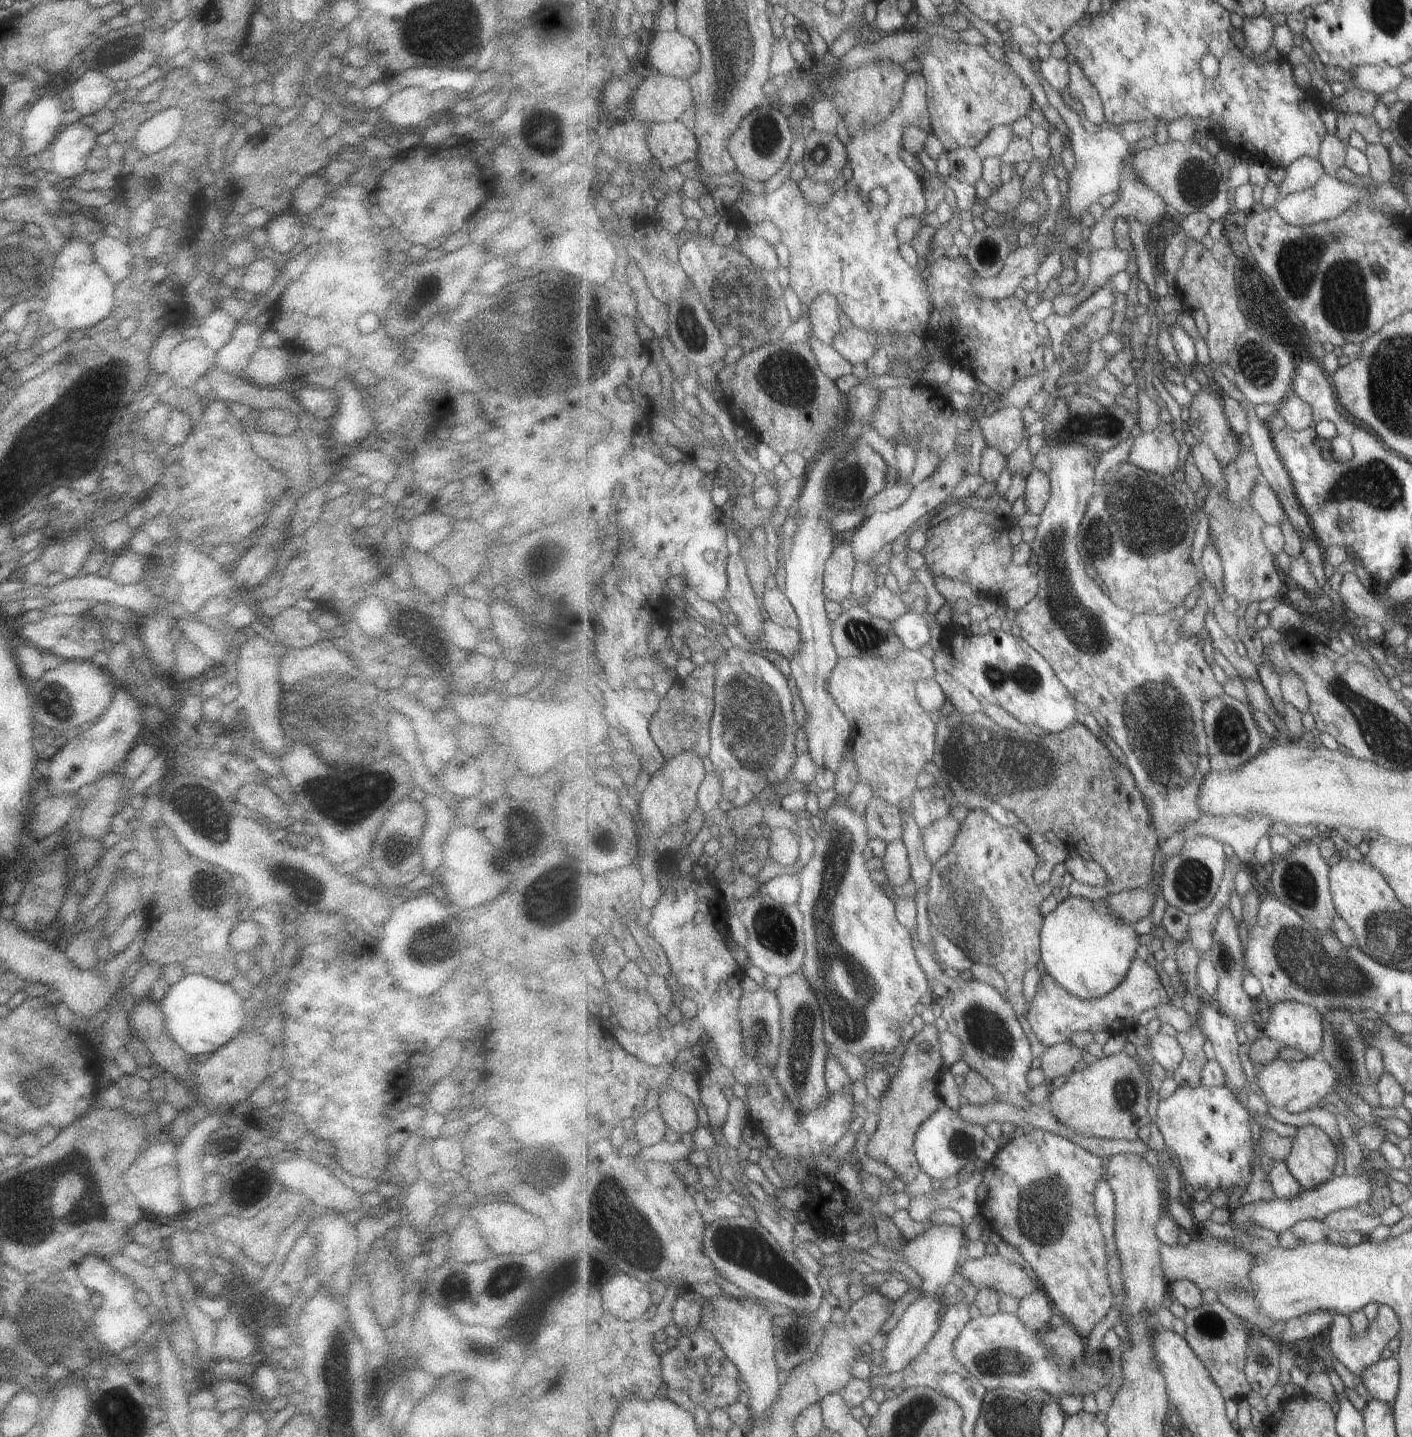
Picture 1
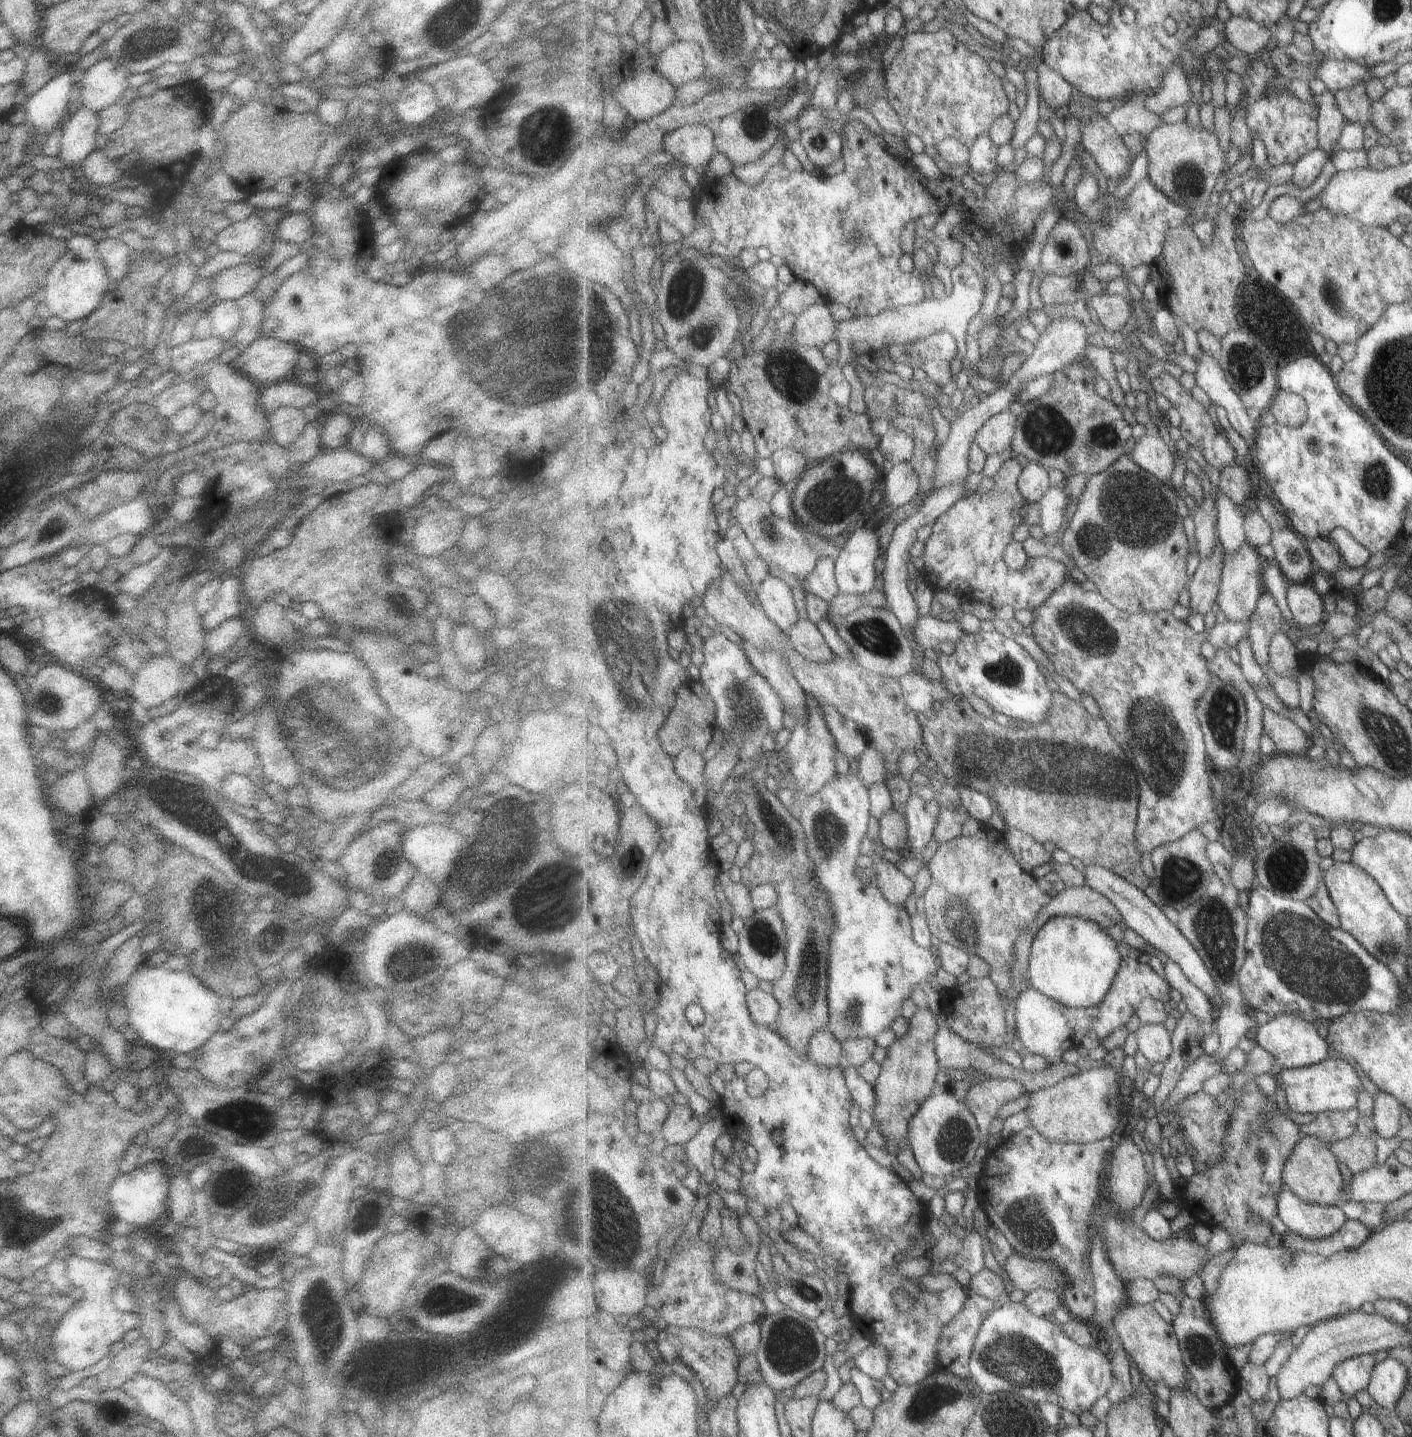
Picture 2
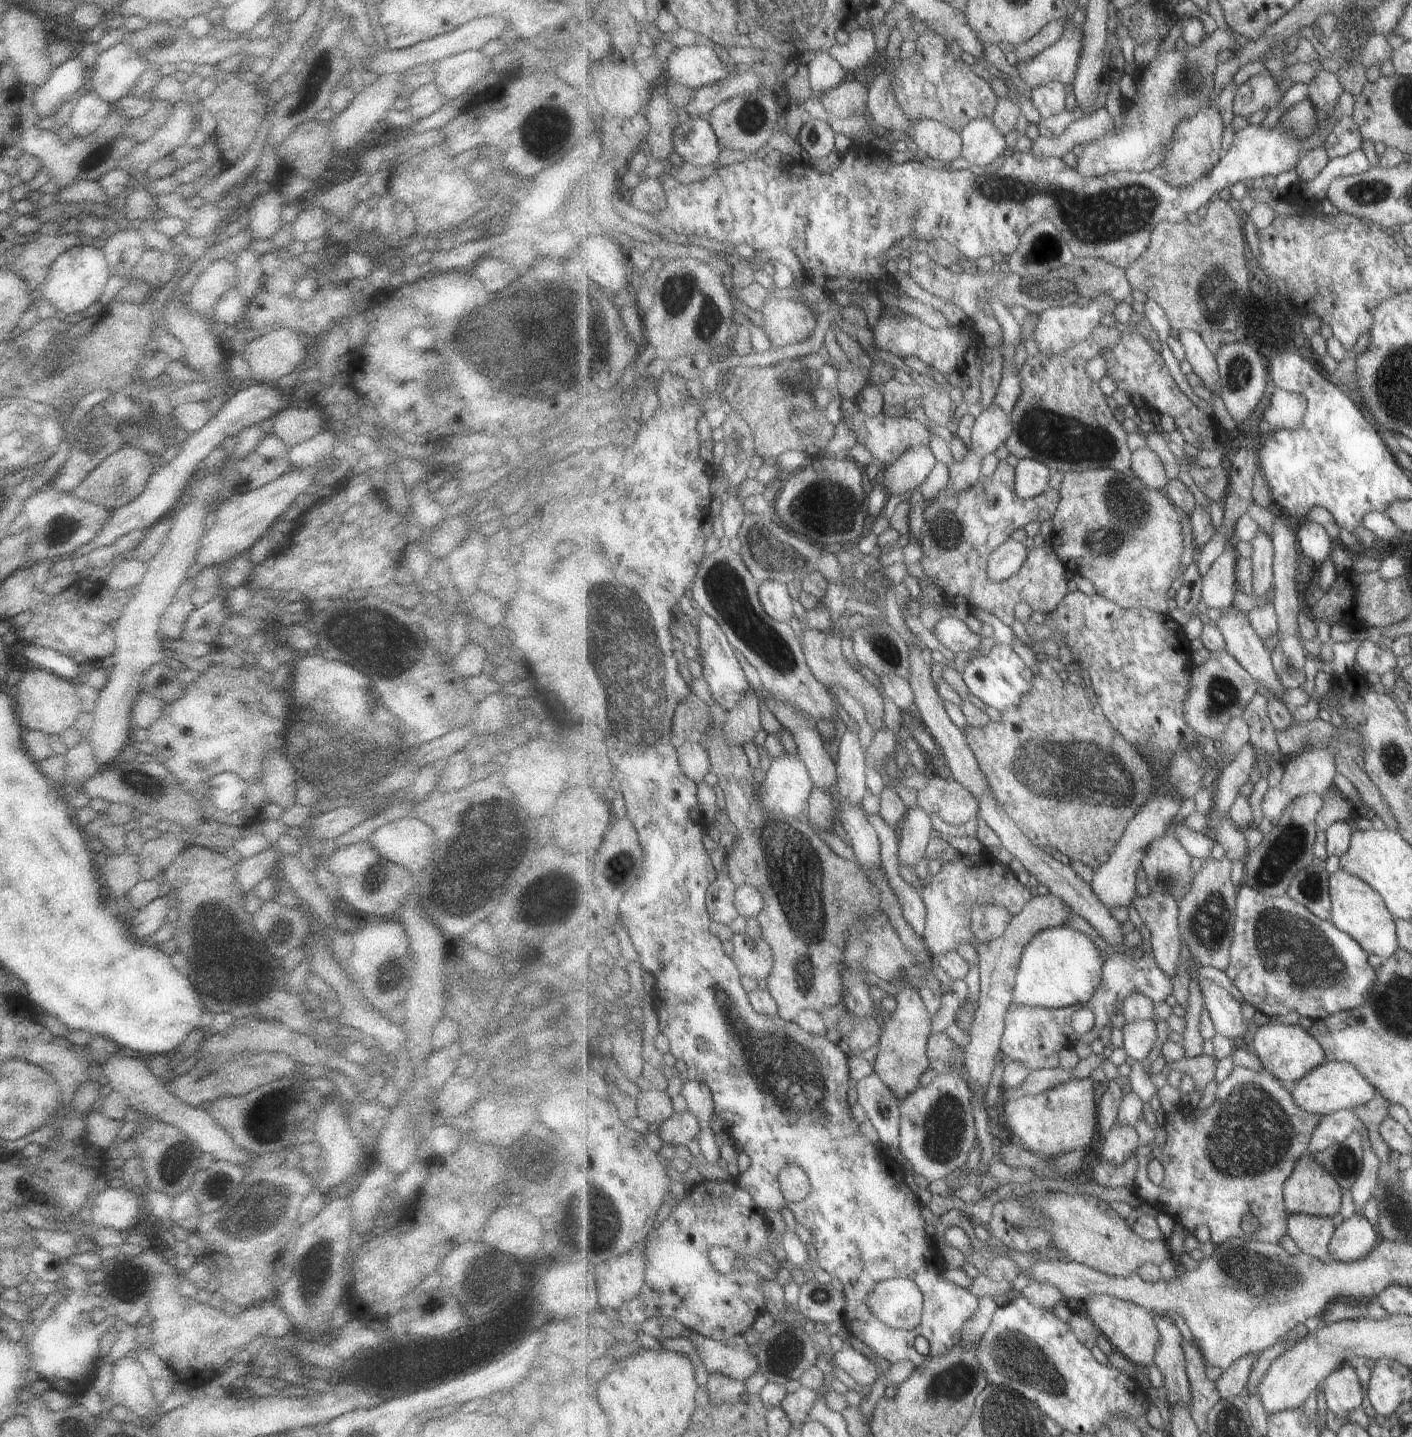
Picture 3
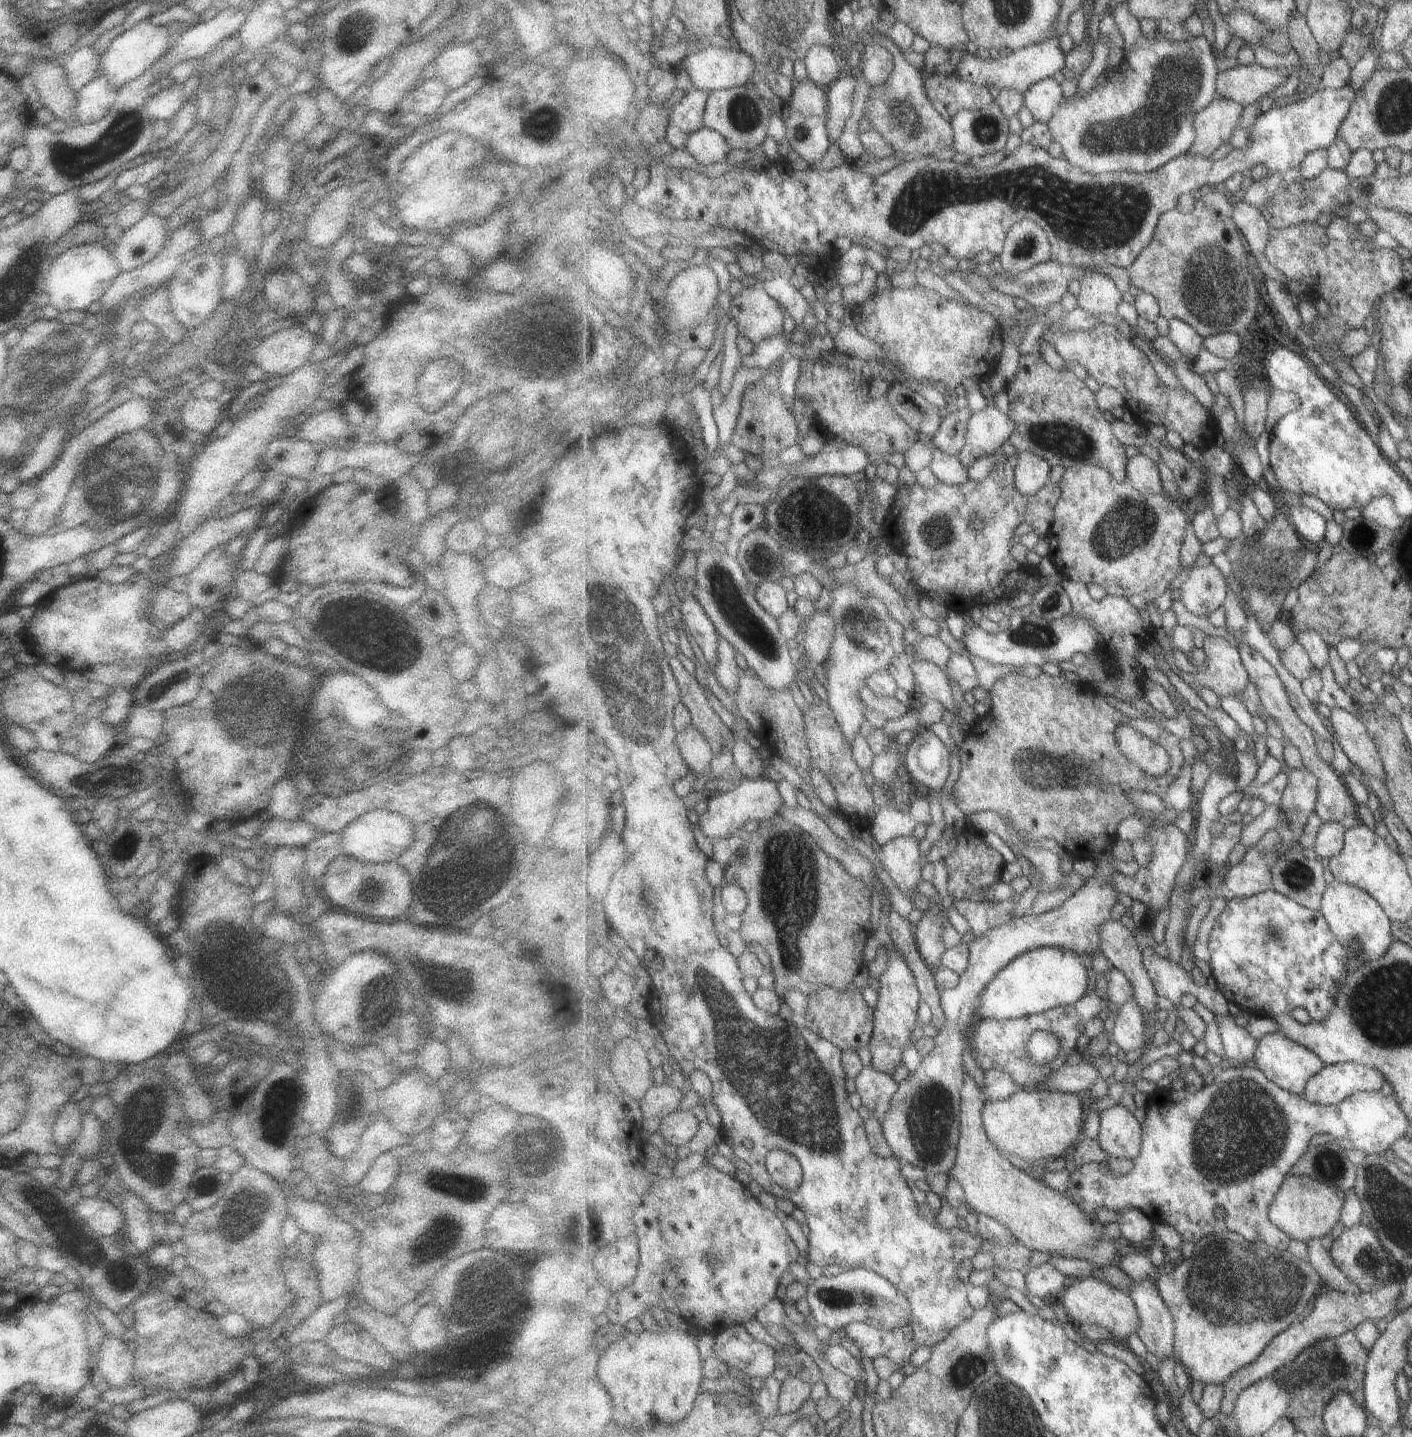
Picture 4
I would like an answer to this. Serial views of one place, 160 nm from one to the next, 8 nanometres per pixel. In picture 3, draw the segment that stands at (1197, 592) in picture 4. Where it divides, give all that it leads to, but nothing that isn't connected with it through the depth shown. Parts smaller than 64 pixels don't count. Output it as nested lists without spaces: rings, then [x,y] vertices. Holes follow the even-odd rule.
[[[1225,551],[1215,561],[1211,570],[1202,578],[1201,599],[1207,608],[1219,608],[1221,611],[1233,605],[1238,590],[1236,566],[1240,556],[1235,551]]]

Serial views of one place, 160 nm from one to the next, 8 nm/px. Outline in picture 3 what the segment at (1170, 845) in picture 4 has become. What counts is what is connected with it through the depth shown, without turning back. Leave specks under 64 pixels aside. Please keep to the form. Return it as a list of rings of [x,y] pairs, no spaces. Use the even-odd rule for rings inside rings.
[[[1151,890],[1147,898],[1136,896],[1132,904],[1150,930],[1156,963],[1173,980],[1180,968],[1184,945],[1179,930],[1179,901],[1161,890]]]

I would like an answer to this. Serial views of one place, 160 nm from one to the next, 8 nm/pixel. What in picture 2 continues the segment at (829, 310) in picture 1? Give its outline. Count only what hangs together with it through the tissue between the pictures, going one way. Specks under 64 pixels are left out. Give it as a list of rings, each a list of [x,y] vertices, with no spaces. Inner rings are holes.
[[[829,301],[813,304],[795,317],[791,335],[796,343],[803,346],[823,347],[834,340],[838,322],[833,320]]]

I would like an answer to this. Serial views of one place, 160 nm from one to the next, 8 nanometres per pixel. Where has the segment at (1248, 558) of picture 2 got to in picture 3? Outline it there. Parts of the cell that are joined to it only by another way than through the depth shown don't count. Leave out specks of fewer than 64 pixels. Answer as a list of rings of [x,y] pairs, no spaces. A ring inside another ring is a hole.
[[[1231,605],[1222,611],[1217,620],[1217,627],[1225,640],[1226,650],[1229,651],[1259,685],[1271,689],[1274,694],[1271,697],[1282,700],[1284,685],[1280,683],[1280,676],[1272,661],[1272,651],[1263,644],[1263,639],[1257,634],[1256,629],[1250,621],[1249,612],[1240,612],[1235,605]]]

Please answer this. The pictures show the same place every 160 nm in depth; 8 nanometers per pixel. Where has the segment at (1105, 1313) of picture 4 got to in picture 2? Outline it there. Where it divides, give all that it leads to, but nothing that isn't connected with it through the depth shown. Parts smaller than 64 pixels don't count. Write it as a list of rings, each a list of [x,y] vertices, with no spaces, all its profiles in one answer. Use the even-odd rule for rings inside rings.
[[[1131,1303],[1127,1305],[1119,1311],[1113,1324],[1124,1347],[1141,1372],[1155,1383],[1163,1383],[1169,1390],[1186,1386],[1191,1374],[1182,1355],[1180,1340],[1173,1330],[1172,1323],[1165,1322],[1152,1304]]]

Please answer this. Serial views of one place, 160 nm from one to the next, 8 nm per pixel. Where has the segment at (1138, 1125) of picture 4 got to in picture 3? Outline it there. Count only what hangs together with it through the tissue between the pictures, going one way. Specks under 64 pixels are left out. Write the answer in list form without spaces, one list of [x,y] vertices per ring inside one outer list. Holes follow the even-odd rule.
[[[1110,1125],[1110,1131],[1097,1146],[1099,1153],[1113,1164],[1125,1164],[1139,1148],[1139,1134],[1129,1125]]]

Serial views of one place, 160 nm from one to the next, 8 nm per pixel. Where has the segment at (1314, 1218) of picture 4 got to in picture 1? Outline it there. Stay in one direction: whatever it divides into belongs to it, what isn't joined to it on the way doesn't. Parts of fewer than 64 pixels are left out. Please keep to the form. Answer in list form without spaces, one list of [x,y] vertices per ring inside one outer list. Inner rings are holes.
[[[1310,1123],[1297,1128],[1292,1139],[1292,1151],[1285,1161],[1303,1189],[1320,1187],[1335,1177],[1333,1170],[1339,1154],[1328,1132]]]

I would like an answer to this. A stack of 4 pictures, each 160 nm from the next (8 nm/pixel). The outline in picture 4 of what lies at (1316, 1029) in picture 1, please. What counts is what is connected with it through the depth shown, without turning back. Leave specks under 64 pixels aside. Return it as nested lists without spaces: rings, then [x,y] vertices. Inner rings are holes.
[[[1281,1031],[1268,1034],[1258,1040],[1252,1064],[1259,1067],[1265,1076],[1268,1076],[1269,1080],[1272,1080],[1276,1085],[1300,1095],[1304,1094],[1308,1082],[1326,1065],[1316,1052],[1310,1051],[1306,1046],[1282,1035]]]

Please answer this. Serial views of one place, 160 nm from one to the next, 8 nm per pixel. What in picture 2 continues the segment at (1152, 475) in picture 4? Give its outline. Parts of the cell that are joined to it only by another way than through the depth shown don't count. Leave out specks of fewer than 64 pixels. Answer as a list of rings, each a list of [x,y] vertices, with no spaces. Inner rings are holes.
[[[1142,435],[1136,442],[1130,457],[1149,474],[1169,482],[1175,470],[1175,456],[1169,444],[1159,435]]]

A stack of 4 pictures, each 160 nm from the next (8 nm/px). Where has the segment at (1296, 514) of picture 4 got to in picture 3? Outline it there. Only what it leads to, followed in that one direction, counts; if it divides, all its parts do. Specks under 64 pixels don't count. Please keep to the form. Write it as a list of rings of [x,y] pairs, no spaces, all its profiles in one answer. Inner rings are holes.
[[[1305,519],[1300,523],[1296,537],[1300,549],[1307,559],[1316,566],[1327,562],[1327,558],[1331,556],[1331,550],[1333,550],[1333,546],[1331,546],[1333,542],[1331,542],[1331,538],[1329,538],[1323,525]]]

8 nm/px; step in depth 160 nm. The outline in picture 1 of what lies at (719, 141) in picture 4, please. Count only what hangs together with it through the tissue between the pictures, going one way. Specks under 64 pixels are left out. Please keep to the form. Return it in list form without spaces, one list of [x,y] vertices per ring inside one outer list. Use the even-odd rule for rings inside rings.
[[[680,120],[649,124],[647,142],[654,160],[662,172],[683,162],[696,160],[700,142],[694,129],[687,128]]]

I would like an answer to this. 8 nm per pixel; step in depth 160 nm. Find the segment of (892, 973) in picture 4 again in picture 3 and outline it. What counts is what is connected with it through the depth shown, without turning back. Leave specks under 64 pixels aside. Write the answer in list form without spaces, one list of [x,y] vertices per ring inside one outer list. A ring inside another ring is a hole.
[[[904,988],[895,996],[897,1006],[890,1018],[883,1022],[879,1050],[874,1062],[874,1070],[887,1086],[896,1094],[900,1102],[921,1086],[921,1076],[930,1068],[928,1042],[933,1032],[932,1014],[927,1012],[918,989]]]

